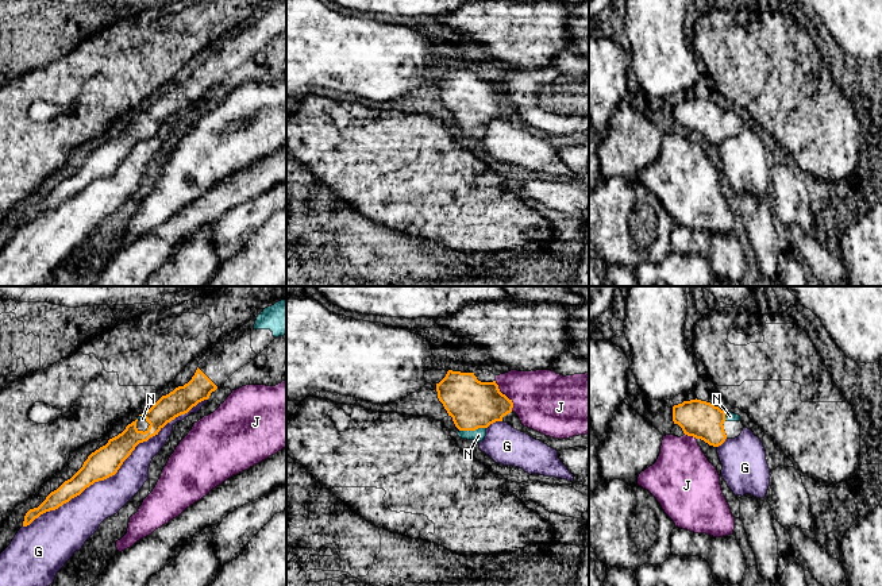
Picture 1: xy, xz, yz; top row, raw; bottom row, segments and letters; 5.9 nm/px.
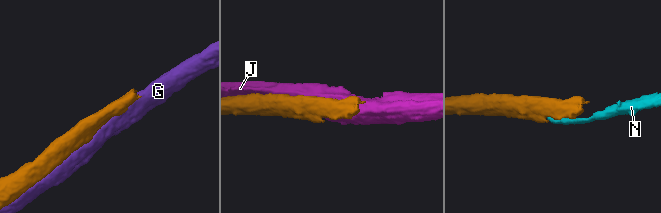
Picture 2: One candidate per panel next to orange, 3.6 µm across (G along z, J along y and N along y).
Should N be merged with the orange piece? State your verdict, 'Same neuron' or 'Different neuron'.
Same neuron

